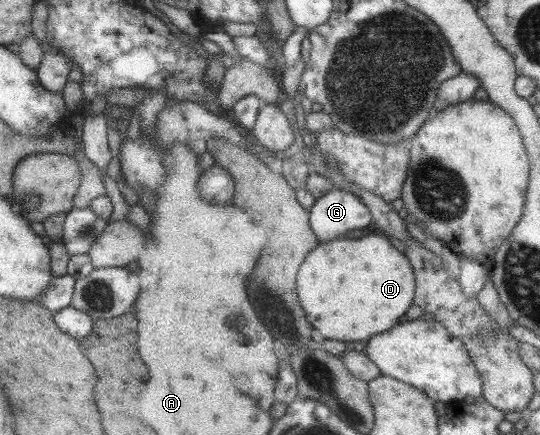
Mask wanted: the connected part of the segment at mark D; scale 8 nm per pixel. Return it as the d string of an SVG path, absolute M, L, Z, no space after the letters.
M379 232L318 243L298 274L301 308L323 339L369 341L375 334L393 328L414 304L416 276L410 260Z

